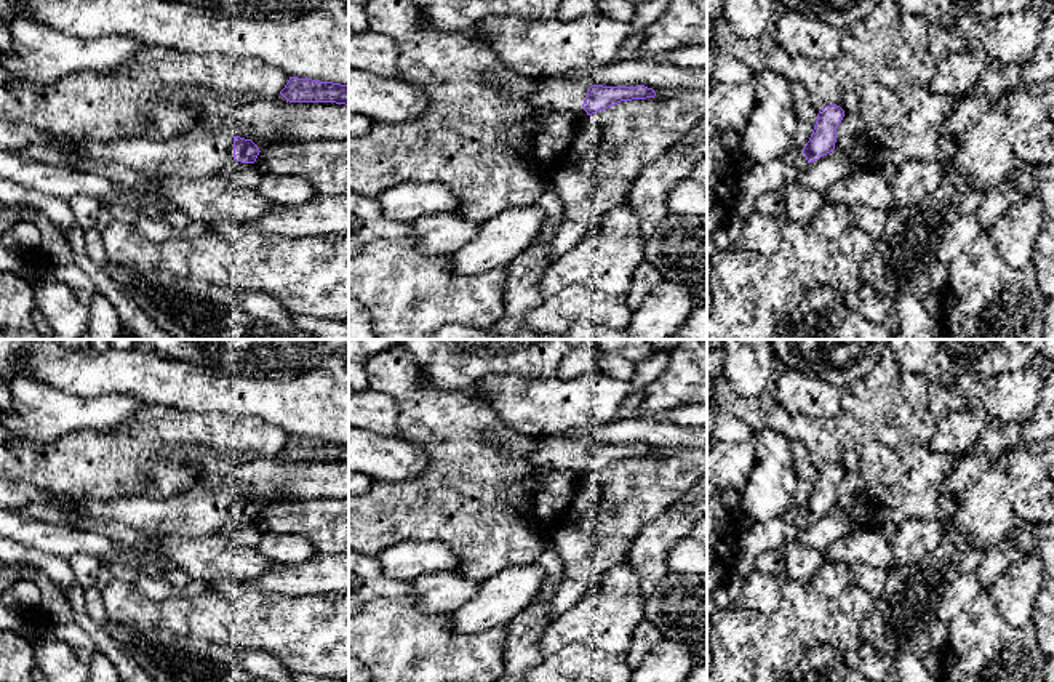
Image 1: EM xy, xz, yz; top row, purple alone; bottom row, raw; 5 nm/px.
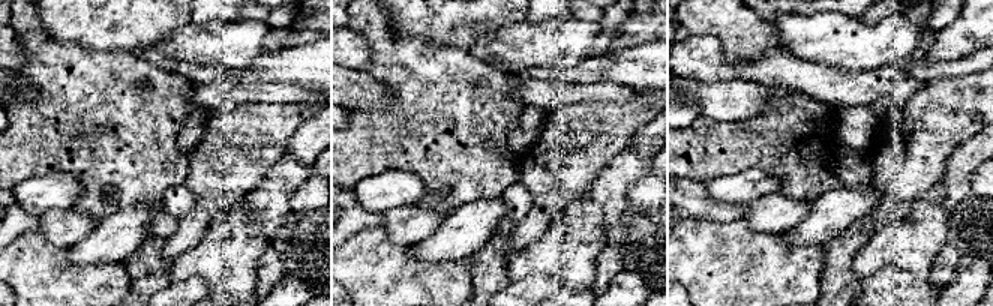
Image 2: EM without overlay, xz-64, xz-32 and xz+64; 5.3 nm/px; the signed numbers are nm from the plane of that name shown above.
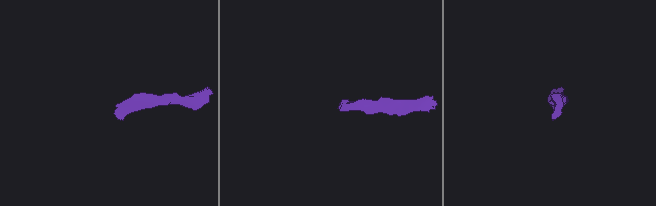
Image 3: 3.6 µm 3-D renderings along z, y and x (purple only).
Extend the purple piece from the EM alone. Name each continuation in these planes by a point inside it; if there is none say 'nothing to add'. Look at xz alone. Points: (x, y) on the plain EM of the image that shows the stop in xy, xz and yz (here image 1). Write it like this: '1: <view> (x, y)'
1: xz (562, 452)

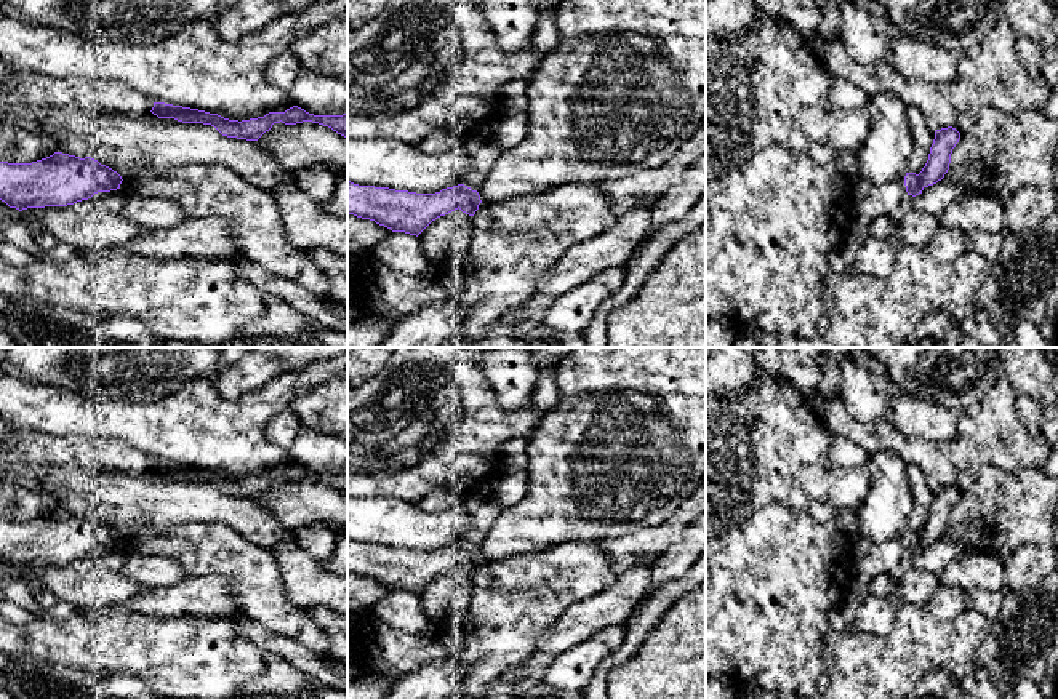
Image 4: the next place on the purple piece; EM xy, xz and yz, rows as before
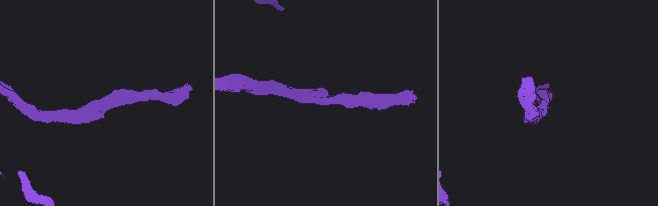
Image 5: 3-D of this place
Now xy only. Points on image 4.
nothing to add

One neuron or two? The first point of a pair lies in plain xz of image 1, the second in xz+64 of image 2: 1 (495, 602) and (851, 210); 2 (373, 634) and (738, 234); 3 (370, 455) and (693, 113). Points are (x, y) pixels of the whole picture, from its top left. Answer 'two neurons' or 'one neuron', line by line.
1: one neuron
2: one neuron
3: two neurons

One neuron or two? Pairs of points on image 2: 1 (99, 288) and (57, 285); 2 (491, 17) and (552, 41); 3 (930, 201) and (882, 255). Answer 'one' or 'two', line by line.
1: one
2: two
3: one

